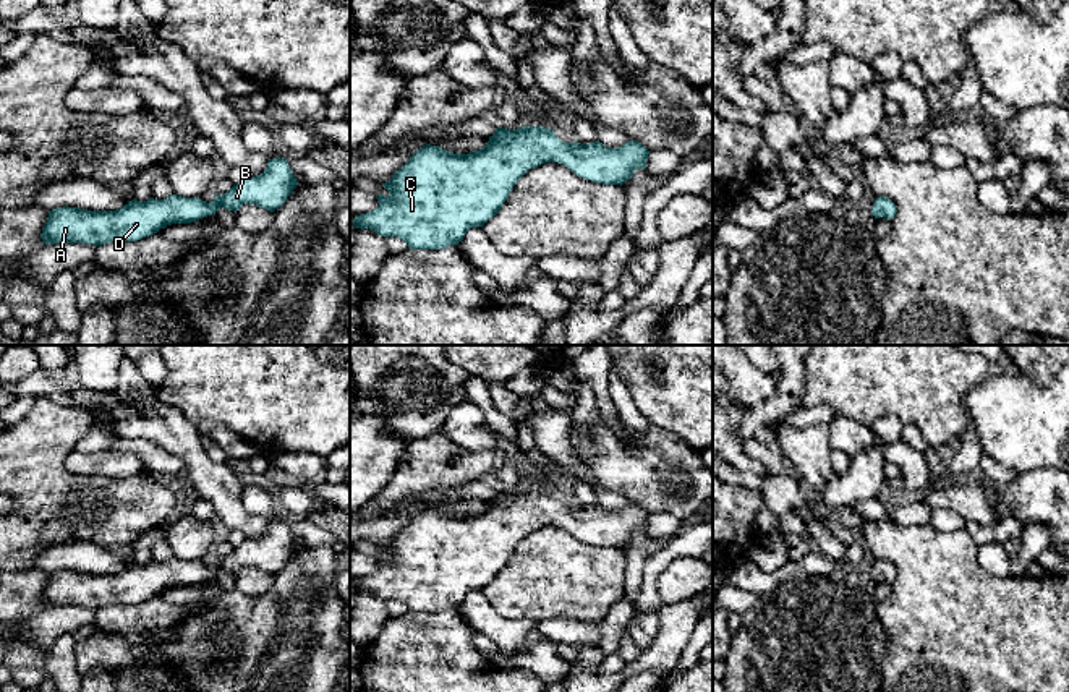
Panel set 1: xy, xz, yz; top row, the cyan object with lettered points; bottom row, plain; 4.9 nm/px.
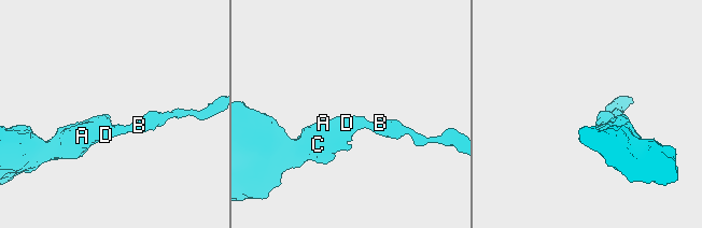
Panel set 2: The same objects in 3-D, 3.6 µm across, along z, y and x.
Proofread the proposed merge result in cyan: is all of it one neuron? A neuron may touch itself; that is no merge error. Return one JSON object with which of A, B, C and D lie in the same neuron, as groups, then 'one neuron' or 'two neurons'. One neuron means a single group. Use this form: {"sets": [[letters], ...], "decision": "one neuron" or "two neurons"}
{"sets": [["A", "B", "C", "D"]], "decision": "one neuron"}

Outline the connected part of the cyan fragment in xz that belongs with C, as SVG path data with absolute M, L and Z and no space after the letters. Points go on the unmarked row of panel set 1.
M499 489L488 507L468 517L454 517L439 509L420 510L408 525L382 546L390 556L377 557L379 569L355 579L355 592L369 592L381 600L397 600L411 613L444 613L458 608L473 590L483 590L507 564L515 546L530 533L546 525L564 527L585 543L603 548L624 548L637 532L646 532L649 514L630 502L620 510L564 506L554 493L544 489Z

